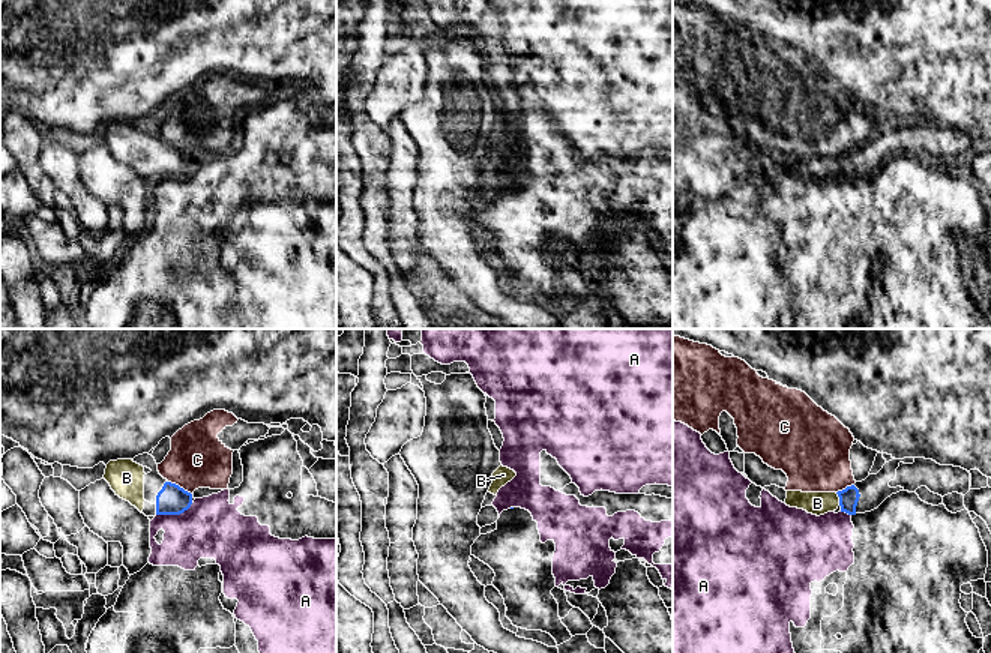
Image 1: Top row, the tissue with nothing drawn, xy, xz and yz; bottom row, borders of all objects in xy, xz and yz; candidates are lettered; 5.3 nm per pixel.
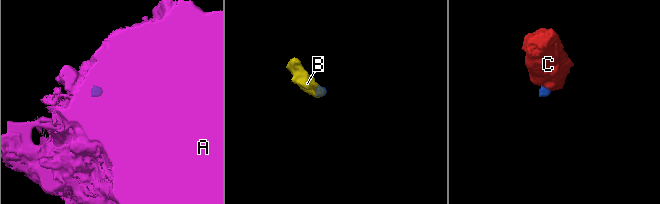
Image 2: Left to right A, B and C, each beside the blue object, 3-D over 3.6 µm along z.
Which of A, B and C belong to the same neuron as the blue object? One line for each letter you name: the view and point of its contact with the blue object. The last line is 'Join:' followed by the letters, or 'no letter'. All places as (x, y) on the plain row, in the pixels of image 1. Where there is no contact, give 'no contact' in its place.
B: meets blue in yz at (840, 162)
Join: B

